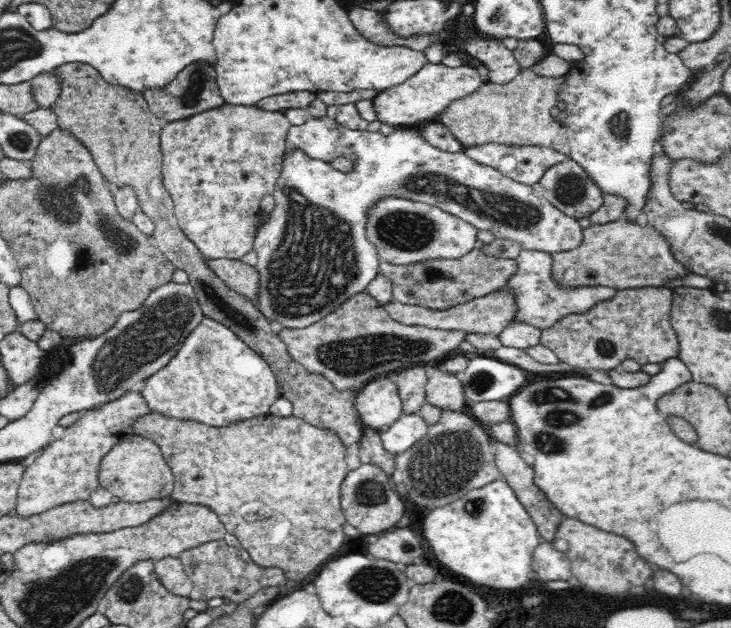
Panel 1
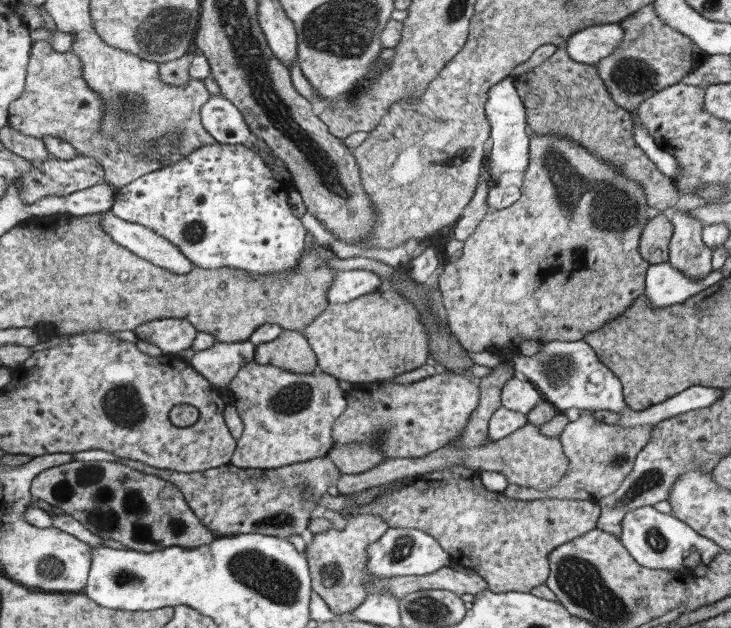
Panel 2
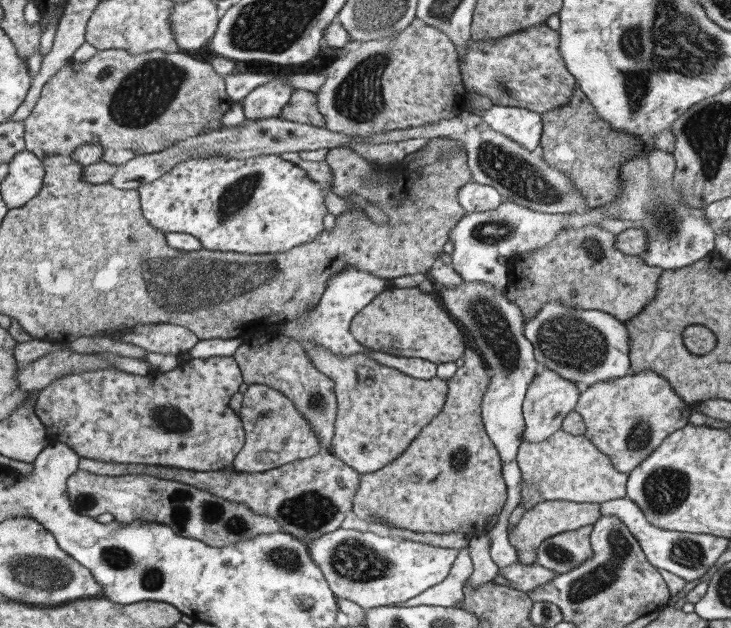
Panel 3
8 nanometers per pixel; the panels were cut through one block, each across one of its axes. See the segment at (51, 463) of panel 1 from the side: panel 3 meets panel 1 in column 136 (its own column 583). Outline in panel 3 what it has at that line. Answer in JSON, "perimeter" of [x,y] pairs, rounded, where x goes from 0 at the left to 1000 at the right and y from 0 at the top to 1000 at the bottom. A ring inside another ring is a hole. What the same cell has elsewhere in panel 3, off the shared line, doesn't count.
{"perimeter":[[[877,589],[869,596],[860,594],[854,600],[815,608],[804,615],[800,623],[792,626],[785,654],[795,662],[800,675],[798,694],[806,699],[819,720],[832,726],[836,739],[847,752],[859,753],[891,723],[915,691],[940,677],[941,648],[943,645],[922,626],[914,607],[897,592]]]}

